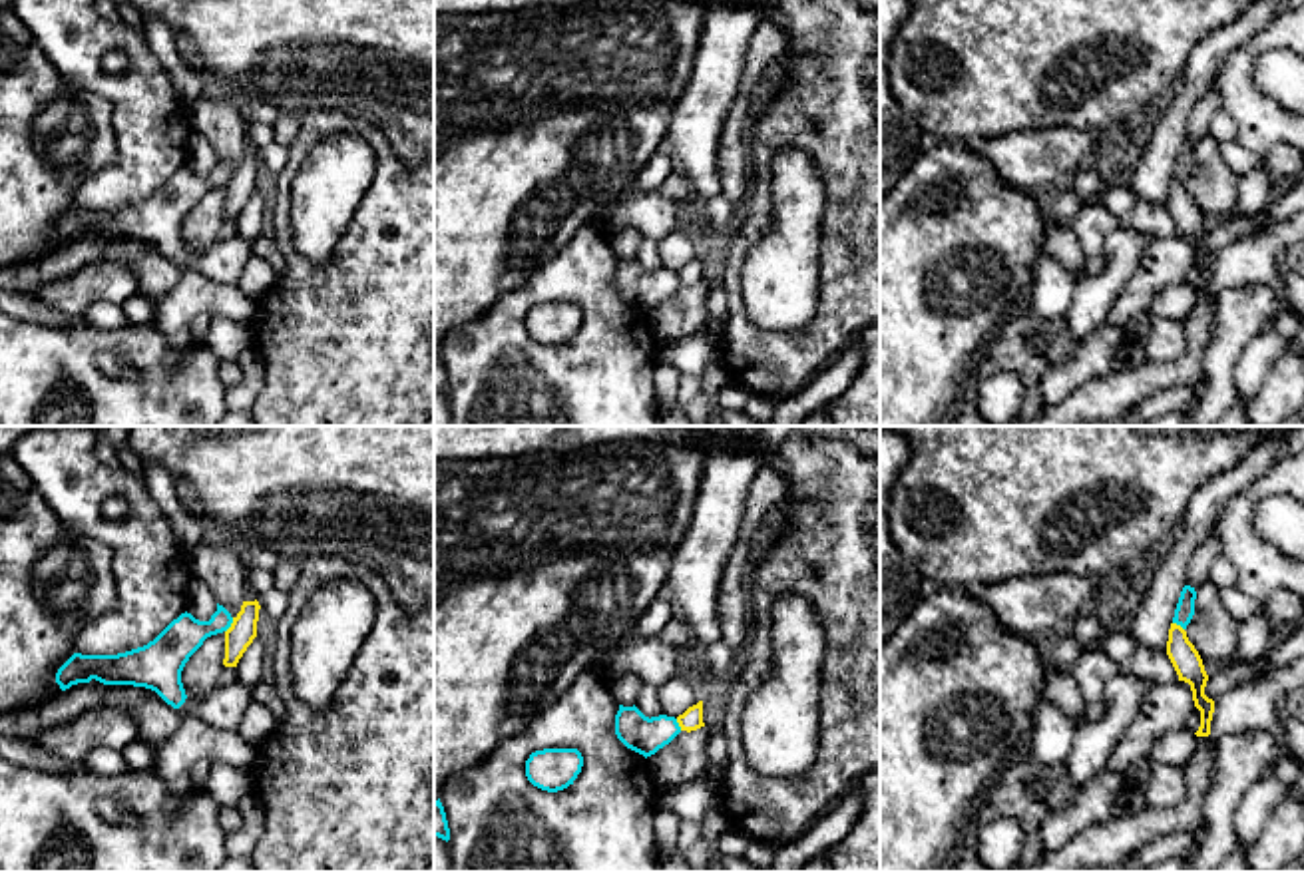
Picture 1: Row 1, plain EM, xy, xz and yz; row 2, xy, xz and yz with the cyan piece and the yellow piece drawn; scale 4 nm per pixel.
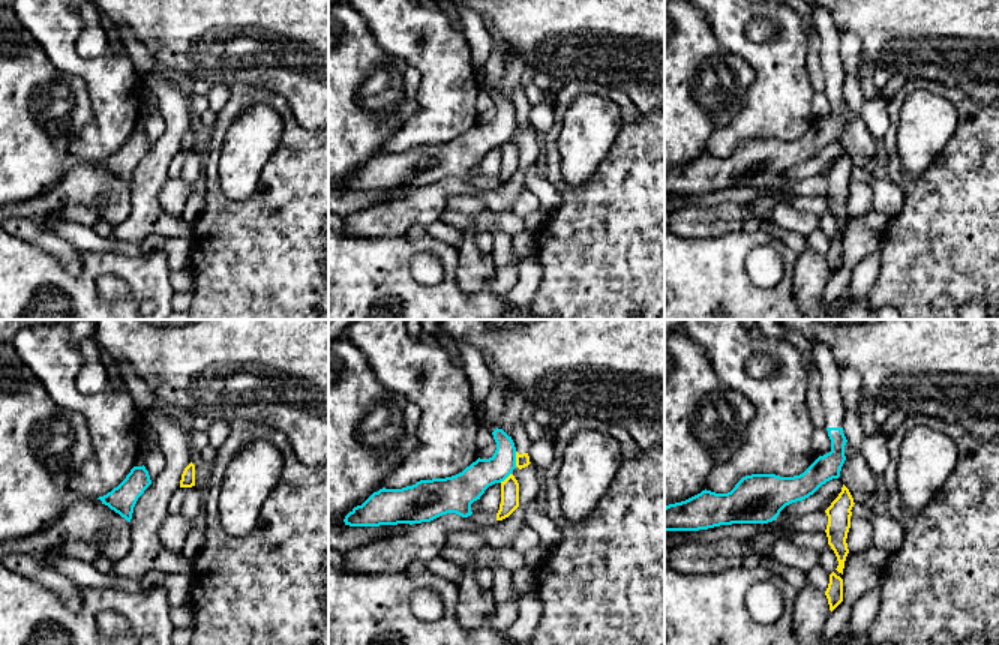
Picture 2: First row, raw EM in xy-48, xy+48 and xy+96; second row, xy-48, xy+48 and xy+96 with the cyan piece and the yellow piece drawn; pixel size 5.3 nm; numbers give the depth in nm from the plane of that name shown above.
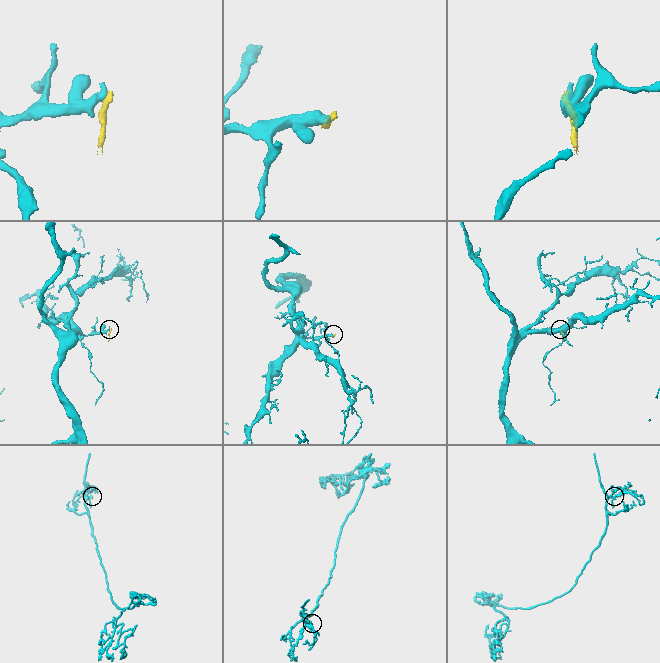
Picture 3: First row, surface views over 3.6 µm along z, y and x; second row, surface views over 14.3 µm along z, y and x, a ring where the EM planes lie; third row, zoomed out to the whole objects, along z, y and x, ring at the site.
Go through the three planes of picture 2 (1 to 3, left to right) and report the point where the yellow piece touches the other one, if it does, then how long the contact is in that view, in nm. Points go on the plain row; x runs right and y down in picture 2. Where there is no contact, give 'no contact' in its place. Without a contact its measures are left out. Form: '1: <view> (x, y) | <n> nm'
1: no contact
2: xy+48 (515, 123) | 80 nm
3: no contact

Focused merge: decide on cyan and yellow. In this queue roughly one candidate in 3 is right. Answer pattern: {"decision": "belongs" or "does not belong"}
{"decision": "does not belong"}

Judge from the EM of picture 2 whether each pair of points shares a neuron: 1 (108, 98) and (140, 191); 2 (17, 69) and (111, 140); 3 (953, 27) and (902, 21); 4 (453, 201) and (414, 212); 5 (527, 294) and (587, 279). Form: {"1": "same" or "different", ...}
{"1": "different", "2": "different", "3": "same", "4": "different", "5": "different"}

